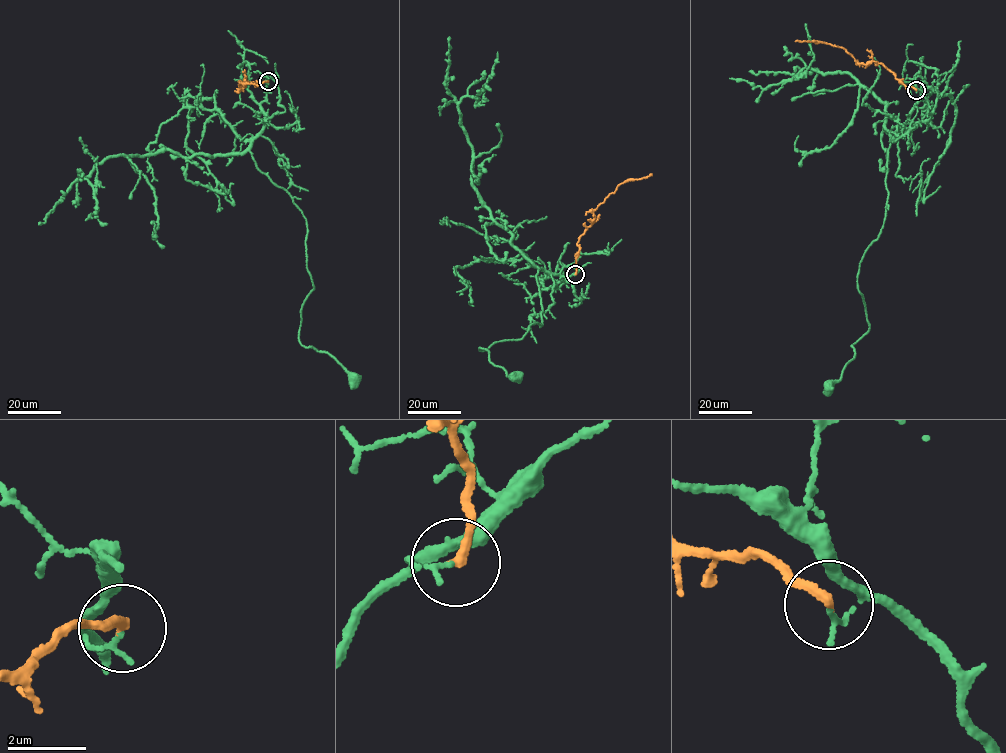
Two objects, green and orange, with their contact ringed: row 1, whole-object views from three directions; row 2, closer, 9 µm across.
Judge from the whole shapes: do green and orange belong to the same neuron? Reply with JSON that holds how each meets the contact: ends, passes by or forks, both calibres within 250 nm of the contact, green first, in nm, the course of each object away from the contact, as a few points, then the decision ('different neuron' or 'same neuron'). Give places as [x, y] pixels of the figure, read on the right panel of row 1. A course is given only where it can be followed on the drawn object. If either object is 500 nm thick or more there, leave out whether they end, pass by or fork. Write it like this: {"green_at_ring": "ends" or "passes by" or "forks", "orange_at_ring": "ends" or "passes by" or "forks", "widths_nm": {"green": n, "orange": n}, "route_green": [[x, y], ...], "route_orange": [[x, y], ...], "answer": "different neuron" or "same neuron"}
{"green_at_ring": "ends", "orange_at_ring": "ends", "widths_nm": {"green": 130, "orange": 240}, "route_green": [[916, 90], [930, 116], [899, 125], [888, 150], [886, 216], [860, 263], [858, 290], [869, 328], [828, 388]], "route_orange": [[916, 90], [901, 83], [895, 74], [880, 63], [871, 61], [859, 64], [842, 48], [817, 41], [795, 41]], "answer": "different neuron"}

